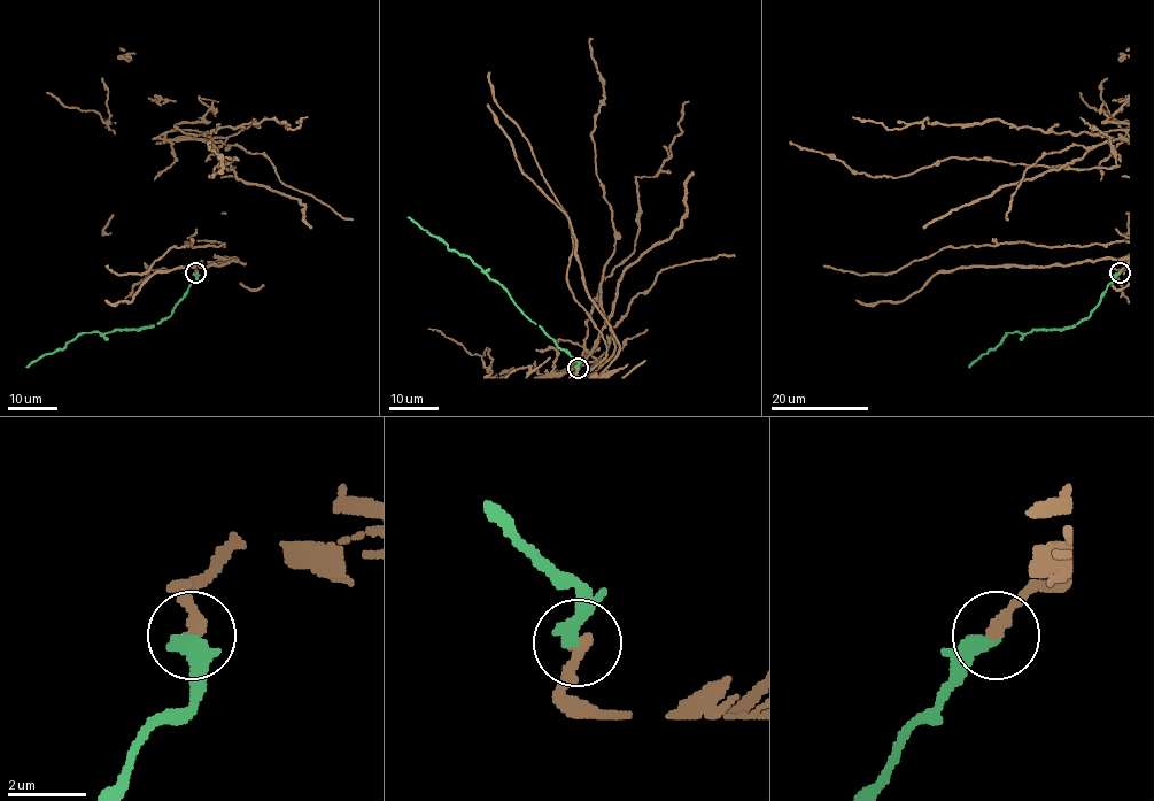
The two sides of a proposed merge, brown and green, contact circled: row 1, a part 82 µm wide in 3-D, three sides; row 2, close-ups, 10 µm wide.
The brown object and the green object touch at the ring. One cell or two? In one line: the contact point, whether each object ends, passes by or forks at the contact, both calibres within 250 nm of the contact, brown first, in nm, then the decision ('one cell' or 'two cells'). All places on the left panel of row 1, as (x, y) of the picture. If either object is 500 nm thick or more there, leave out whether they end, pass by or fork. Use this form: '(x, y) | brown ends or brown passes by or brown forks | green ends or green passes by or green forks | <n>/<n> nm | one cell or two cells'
(195, 272) | brown ends | green ends | 280/400 nm | two cells

